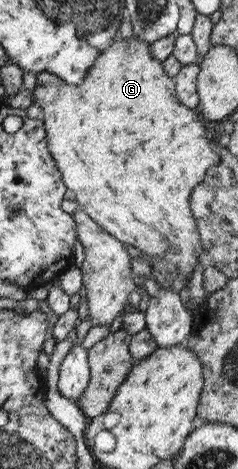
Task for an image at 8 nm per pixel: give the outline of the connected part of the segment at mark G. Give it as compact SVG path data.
M133 35L127 39L116 36L110 40L110 44L106 44L106 48L102 48L100 51L93 65L90 65L90 68L86 70L86 74L84 74L83 81L80 84L62 82L57 76L48 74L48 72L40 72L36 76L33 100L41 110L40 119L43 122L46 146L52 160L54 160L54 164L56 164L56 168L59 169L66 191L76 202L77 207L82 212L86 212L86 216L90 220L94 220L104 232L114 236L120 243L134 246L142 254L142 258L148 258L150 268L152 268L152 277L158 280L161 288L168 288L178 292L187 286L189 277L192 274L192 270L194 270L194 266L198 264L198 260L207 262L206 252L202 248L194 217L190 213L189 199L192 188L204 180L206 168L218 164L219 156L210 148L210 144L205 137L203 120L198 112L195 109L182 106L176 100L173 78L166 76L160 61L153 60L153 57L150 57L150 44L148 42L144 42L142 38Z

